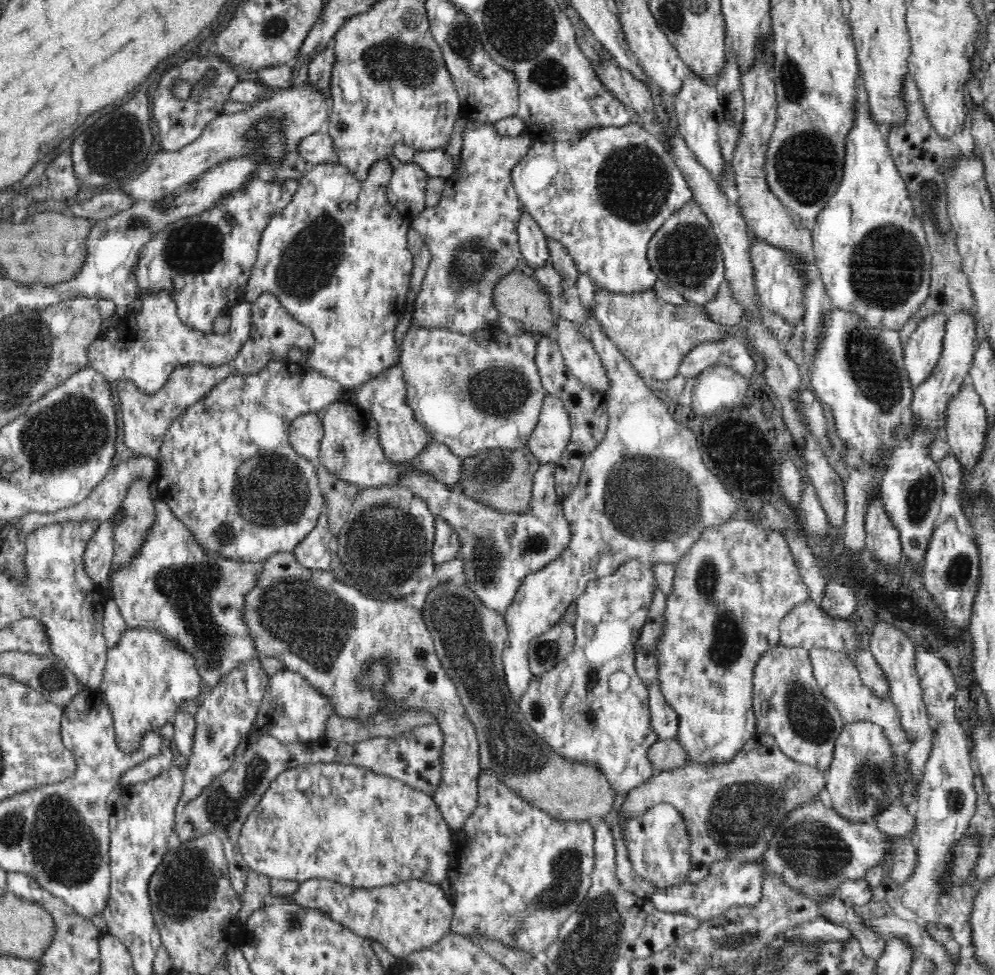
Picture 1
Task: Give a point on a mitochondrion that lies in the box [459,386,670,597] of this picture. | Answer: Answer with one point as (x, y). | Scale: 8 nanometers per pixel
(489, 552)

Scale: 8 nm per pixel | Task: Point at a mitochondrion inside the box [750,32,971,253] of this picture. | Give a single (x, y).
(806, 163)

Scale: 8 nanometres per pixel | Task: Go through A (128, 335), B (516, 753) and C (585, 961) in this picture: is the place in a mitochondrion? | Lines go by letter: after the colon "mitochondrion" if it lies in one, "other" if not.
A: other
B: mitochondrion
C: mitochondrion

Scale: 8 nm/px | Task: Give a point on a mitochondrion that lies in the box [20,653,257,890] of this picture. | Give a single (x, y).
(52, 679)

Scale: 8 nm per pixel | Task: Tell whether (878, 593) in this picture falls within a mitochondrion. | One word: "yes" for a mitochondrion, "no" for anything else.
yes

